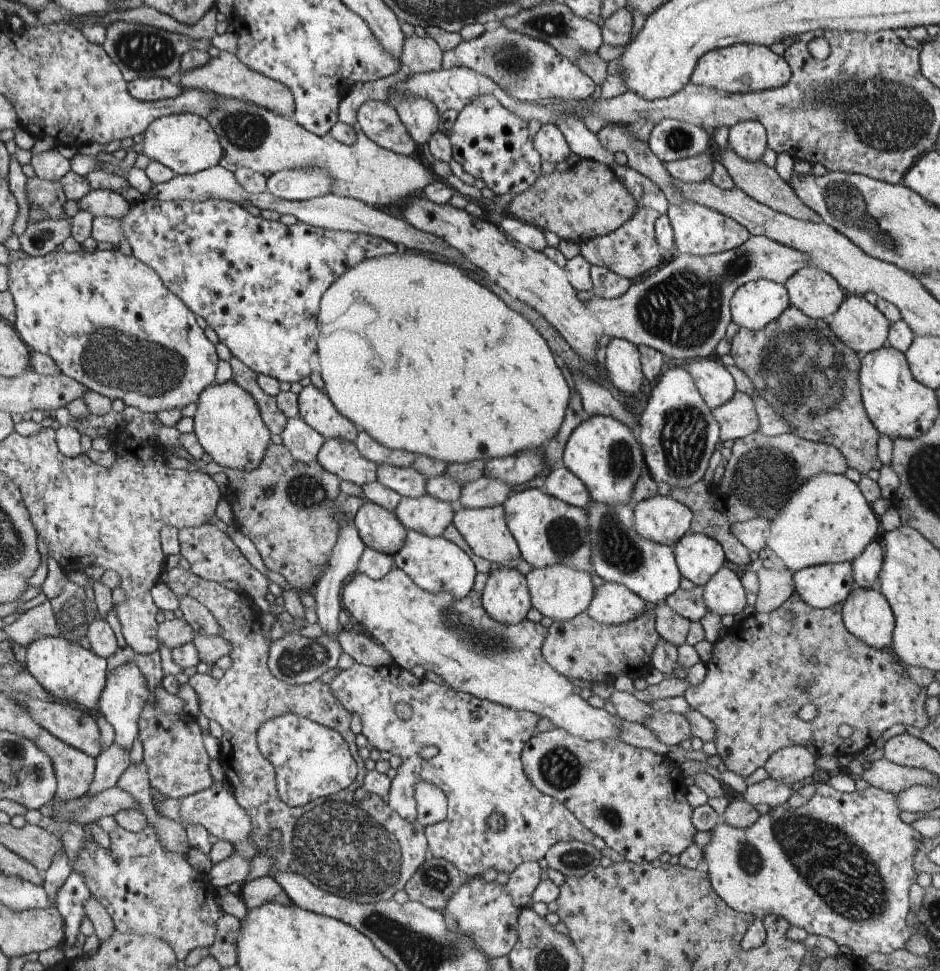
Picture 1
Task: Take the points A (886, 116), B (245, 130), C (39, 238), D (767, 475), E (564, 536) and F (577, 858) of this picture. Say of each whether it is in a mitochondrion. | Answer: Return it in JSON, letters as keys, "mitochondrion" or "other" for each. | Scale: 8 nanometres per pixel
{"A":"mitochondrion","B":"mitochondrion","C":"mitochondrion","D":"mitochondrion","E":"mitochondrion","F":"mitochondrion"}

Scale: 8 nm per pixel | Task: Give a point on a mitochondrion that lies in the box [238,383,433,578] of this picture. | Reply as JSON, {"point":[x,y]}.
{"point":[306,491]}

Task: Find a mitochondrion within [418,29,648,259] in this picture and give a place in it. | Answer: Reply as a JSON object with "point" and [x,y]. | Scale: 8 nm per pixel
{"point":[512,59]}

